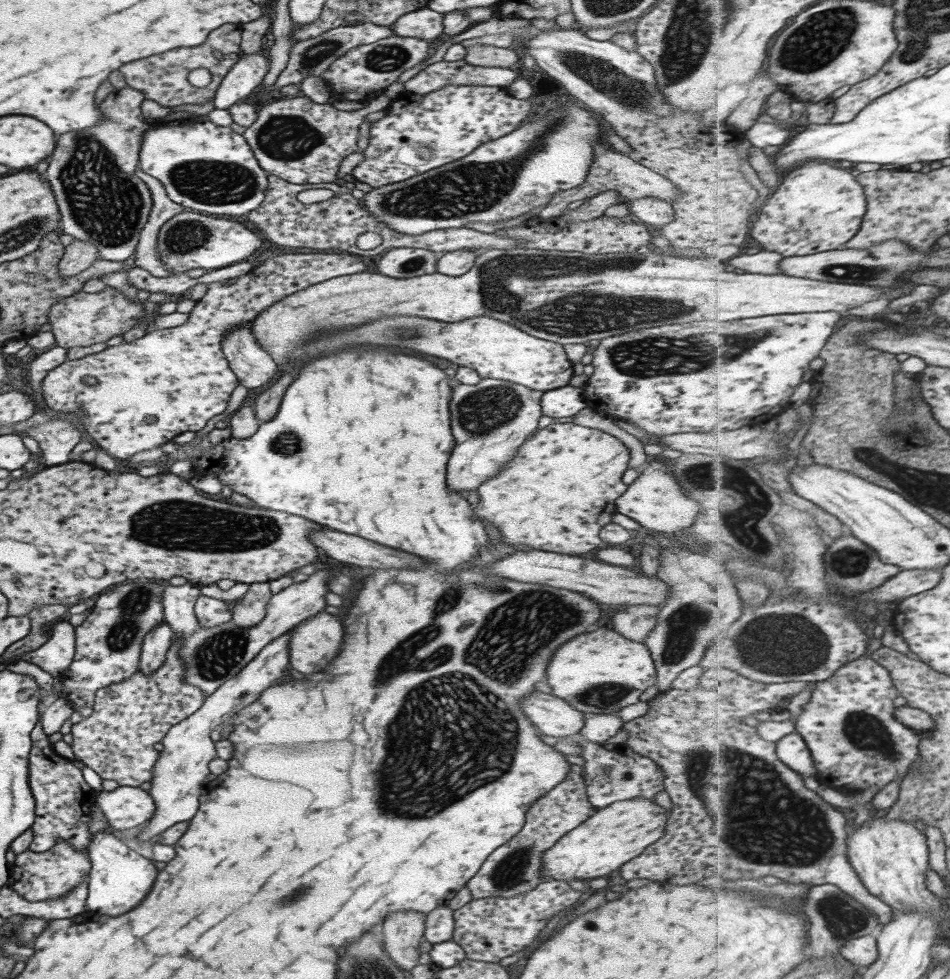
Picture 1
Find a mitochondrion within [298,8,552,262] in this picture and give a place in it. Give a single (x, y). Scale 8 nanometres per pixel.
(387, 58)

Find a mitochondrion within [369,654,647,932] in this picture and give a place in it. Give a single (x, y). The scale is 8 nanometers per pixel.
(509, 873)

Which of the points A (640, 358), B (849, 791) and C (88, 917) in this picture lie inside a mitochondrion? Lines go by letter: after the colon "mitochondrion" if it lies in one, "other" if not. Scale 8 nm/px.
A: mitochondrion
B: other
C: other

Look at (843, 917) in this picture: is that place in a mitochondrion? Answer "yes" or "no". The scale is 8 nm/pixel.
yes

